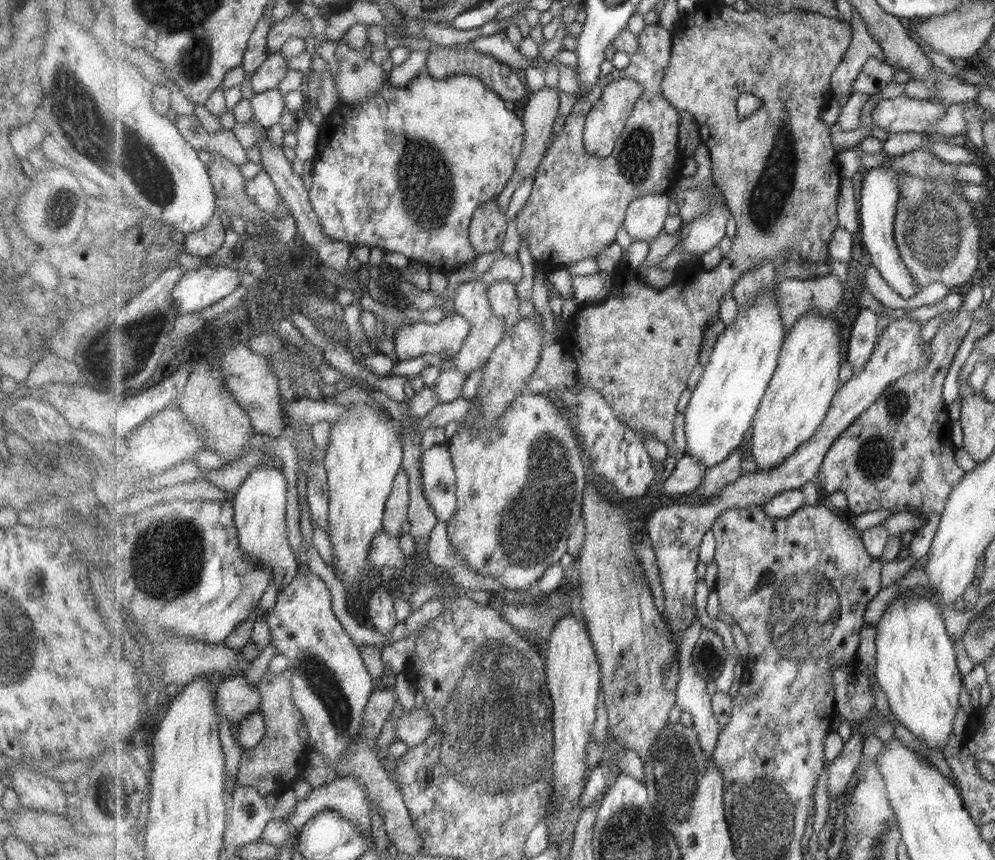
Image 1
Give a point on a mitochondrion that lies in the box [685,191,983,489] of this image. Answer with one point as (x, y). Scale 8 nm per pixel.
(874, 456)

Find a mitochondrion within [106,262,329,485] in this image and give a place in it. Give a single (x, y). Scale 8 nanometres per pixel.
(143, 336)

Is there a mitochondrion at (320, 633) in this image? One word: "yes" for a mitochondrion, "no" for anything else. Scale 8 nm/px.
yes

